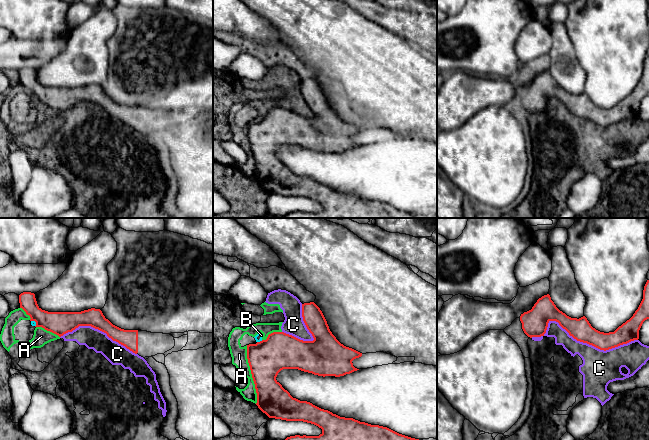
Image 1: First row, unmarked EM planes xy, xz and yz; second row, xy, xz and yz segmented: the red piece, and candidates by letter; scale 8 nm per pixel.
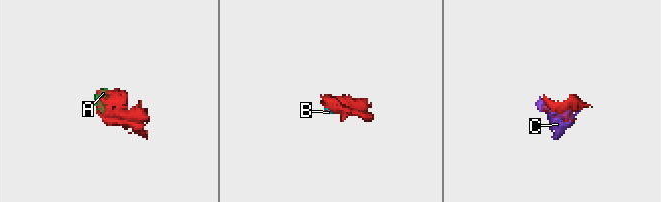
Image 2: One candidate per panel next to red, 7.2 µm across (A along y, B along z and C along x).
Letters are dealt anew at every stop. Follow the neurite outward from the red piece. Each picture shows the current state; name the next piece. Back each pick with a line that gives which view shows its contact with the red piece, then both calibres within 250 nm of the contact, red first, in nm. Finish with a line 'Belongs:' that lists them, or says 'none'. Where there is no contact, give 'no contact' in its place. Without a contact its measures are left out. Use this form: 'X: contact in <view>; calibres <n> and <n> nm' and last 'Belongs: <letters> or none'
Belongs: none

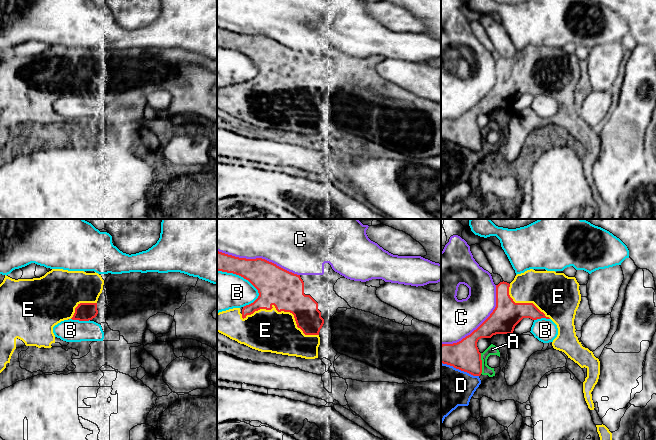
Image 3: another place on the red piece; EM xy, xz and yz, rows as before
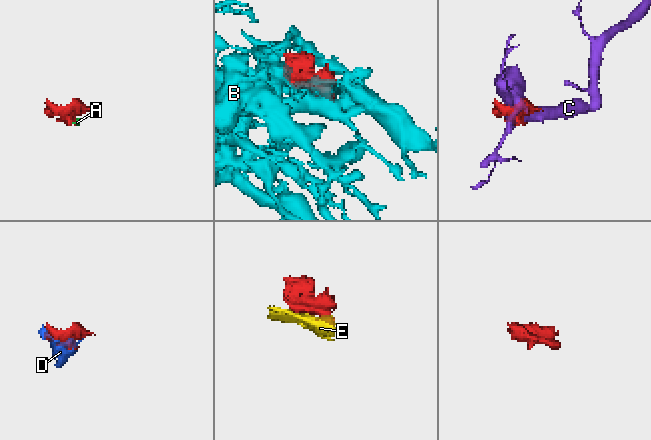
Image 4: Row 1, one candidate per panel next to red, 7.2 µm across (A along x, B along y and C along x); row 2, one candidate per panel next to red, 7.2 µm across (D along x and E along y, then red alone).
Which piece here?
E: contact in xz; calibres 300 and 340 nm
Belongs: E

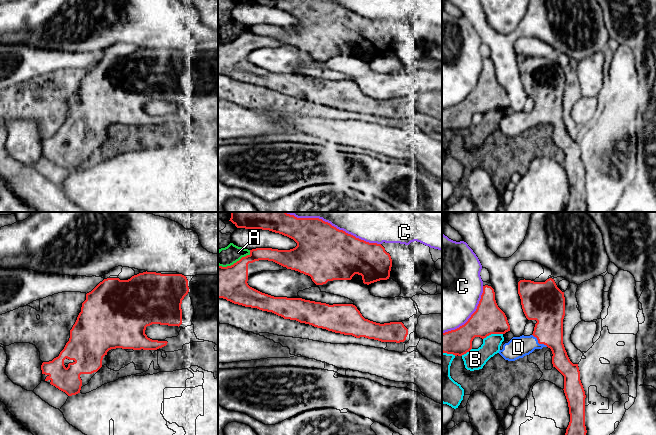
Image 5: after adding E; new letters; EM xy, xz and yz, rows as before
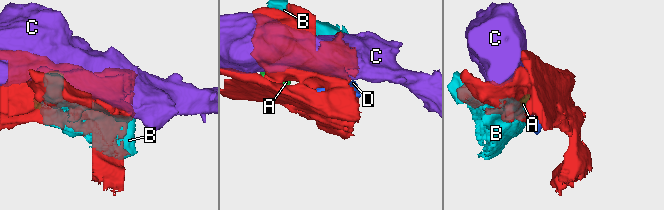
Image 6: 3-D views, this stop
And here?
D: contact in yz; calibres 240 and 170 nm
Belongs: D

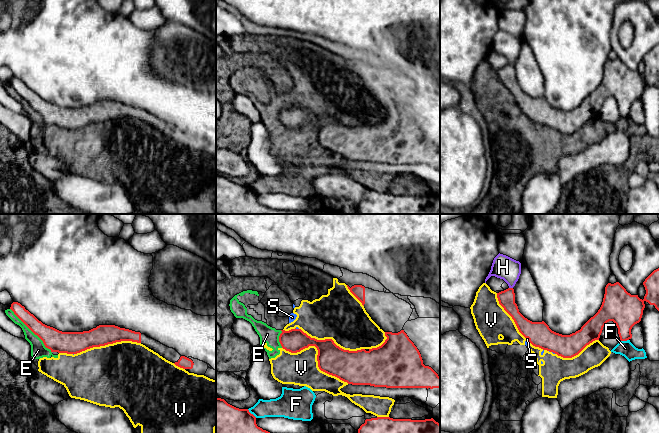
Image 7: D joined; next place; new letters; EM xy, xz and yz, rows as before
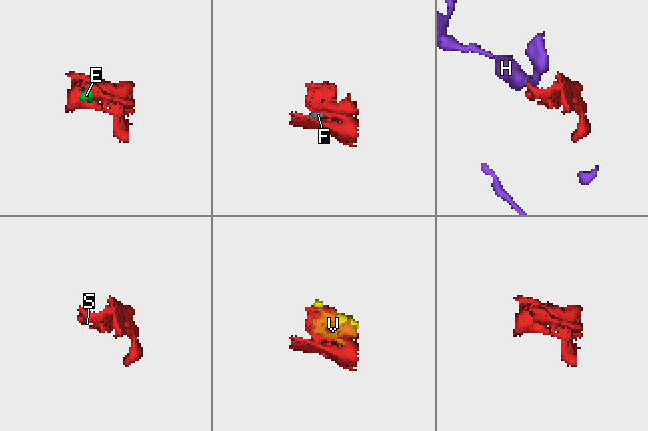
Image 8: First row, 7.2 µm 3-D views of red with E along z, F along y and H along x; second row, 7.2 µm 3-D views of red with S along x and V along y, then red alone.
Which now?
Belongs: none

